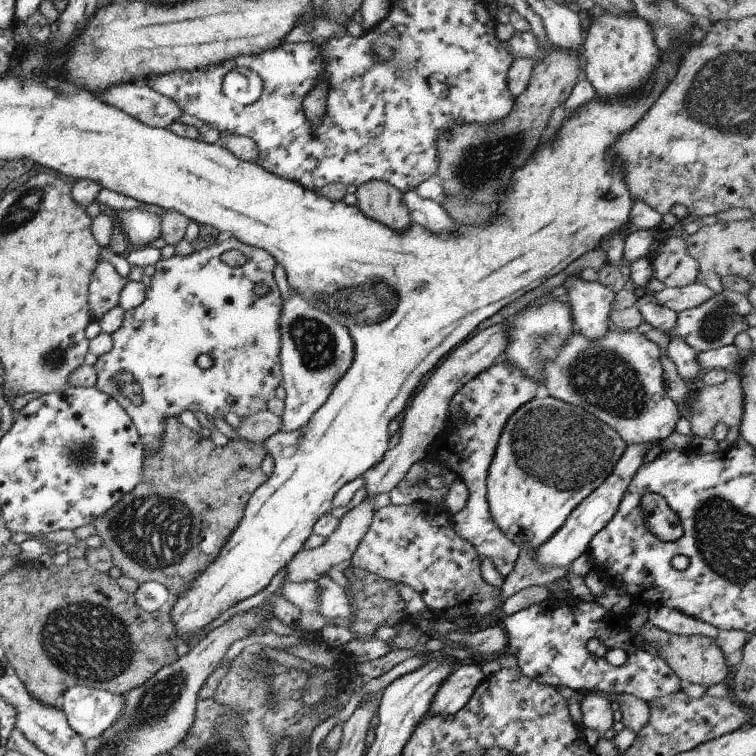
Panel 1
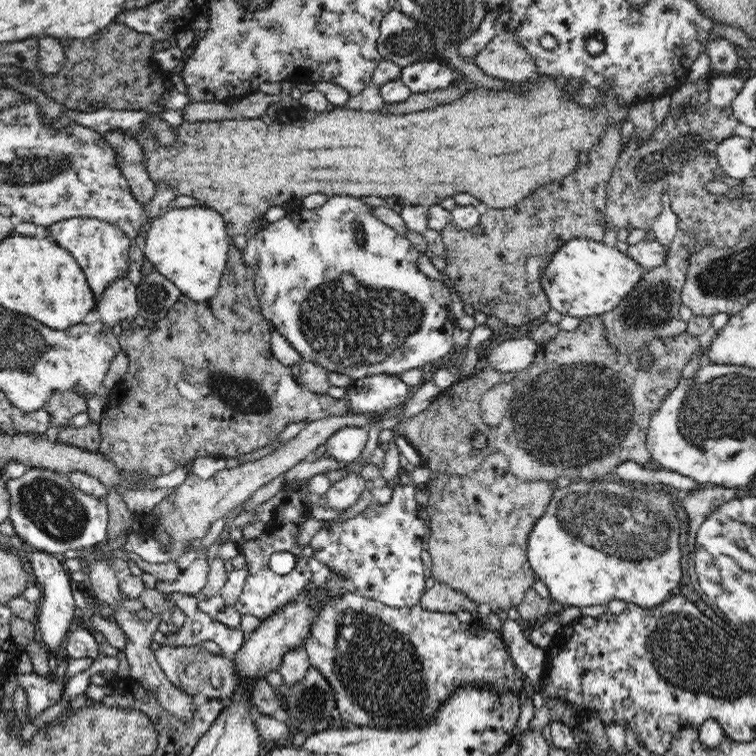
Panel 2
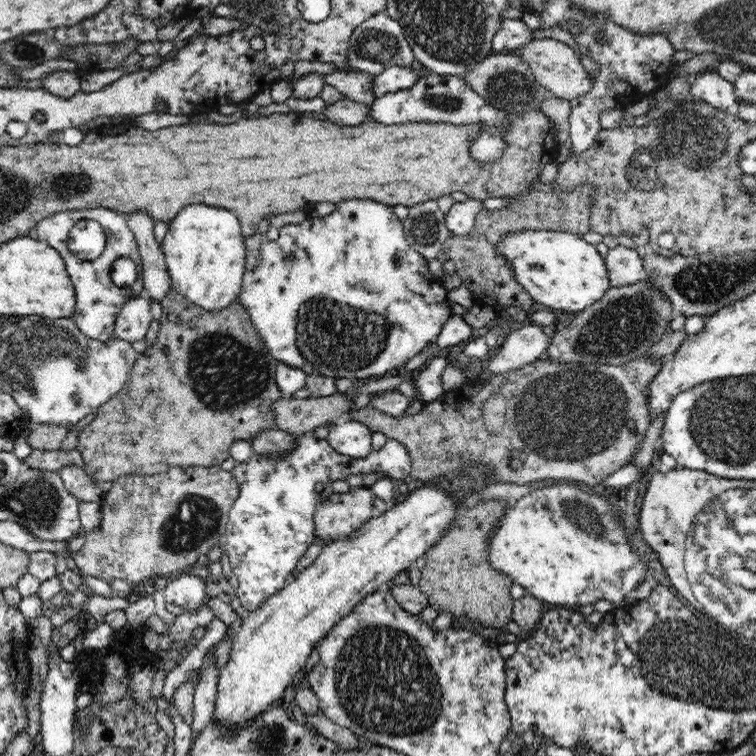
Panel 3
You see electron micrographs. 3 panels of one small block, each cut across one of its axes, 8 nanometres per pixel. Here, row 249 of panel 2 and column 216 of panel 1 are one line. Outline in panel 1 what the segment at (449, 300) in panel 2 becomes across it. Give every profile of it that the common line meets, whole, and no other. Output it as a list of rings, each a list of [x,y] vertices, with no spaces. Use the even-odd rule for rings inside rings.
[[[233,237],[185,256],[159,259],[154,264],[154,273],[145,288],[143,302],[137,308],[123,312],[121,326],[110,334],[111,350],[97,356],[92,366],[96,378],[94,387],[108,394],[125,411],[136,428],[144,452],[155,454],[159,450],[163,420],[178,417],[181,412],[199,410],[211,419],[224,418],[228,412],[245,418],[255,412],[267,411],[267,400],[274,397],[275,388],[281,382],[279,314],[282,300],[273,279],[275,265],[274,258],[265,250],[244,245]],[[227,250],[241,252],[245,263],[237,267],[223,263],[219,255]],[[261,282],[270,290],[263,296],[257,296],[253,288]],[[199,354],[211,356],[209,368],[203,370],[197,366]],[[117,370],[129,372],[139,384],[141,404],[133,404],[115,390],[113,376]]]

